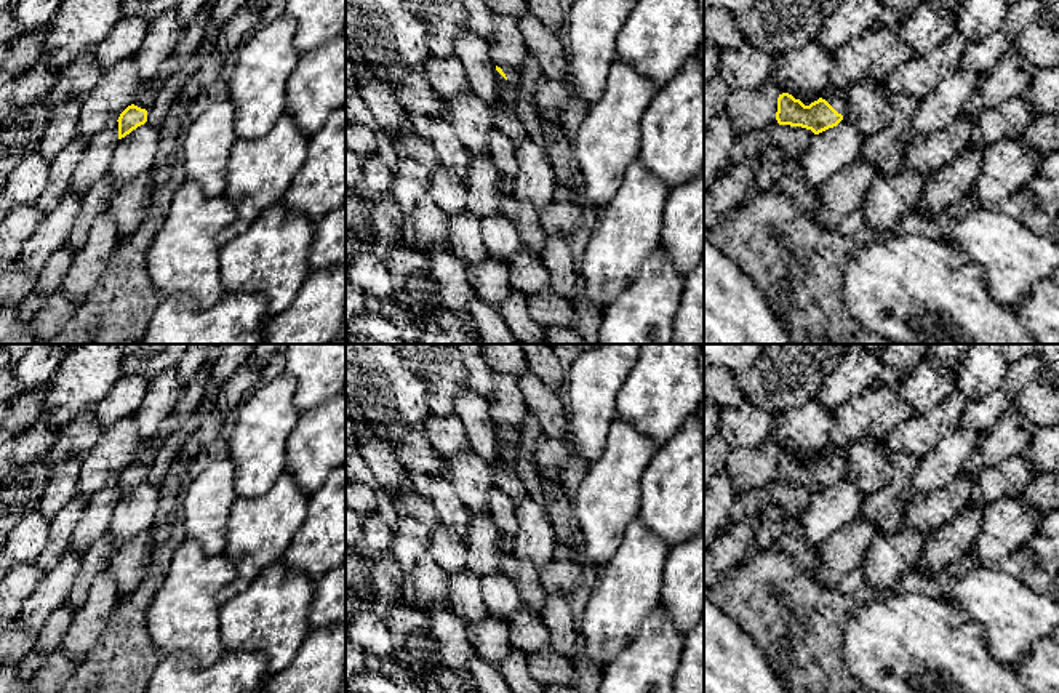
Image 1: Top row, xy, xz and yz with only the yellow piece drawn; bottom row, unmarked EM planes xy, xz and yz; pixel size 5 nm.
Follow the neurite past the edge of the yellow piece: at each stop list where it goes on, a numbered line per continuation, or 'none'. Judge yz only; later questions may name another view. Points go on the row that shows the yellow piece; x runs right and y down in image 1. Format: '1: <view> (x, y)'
1: yz (839, 100)

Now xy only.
1: xy (146, 93)

